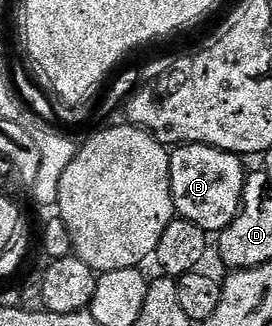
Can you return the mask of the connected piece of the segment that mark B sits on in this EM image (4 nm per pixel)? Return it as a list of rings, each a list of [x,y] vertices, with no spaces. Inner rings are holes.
[[[189,142],[186,144],[179,144],[170,151],[171,155],[171,199],[175,205],[176,215],[180,219],[192,222],[197,228],[206,232],[218,232],[223,230],[229,224],[233,224],[233,220],[239,215],[239,205],[243,202],[243,185],[247,179],[248,171],[243,170],[244,159],[237,154],[230,154],[228,150],[218,150],[216,146],[202,146],[196,142]]]

